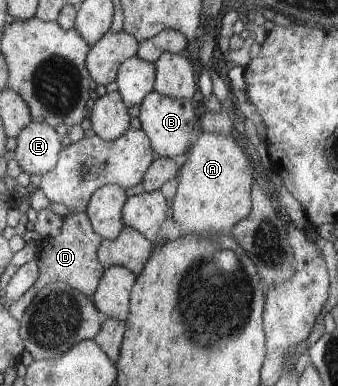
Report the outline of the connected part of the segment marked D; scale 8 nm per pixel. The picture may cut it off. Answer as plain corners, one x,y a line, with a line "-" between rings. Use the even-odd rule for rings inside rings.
70,213
64,218
60,234
45,239
40,244
37,253
38,278
34,286
41,289
51,282
61,282
91,298
97,291
105,270
98,257
102,240
102,237
95,233
85,213

